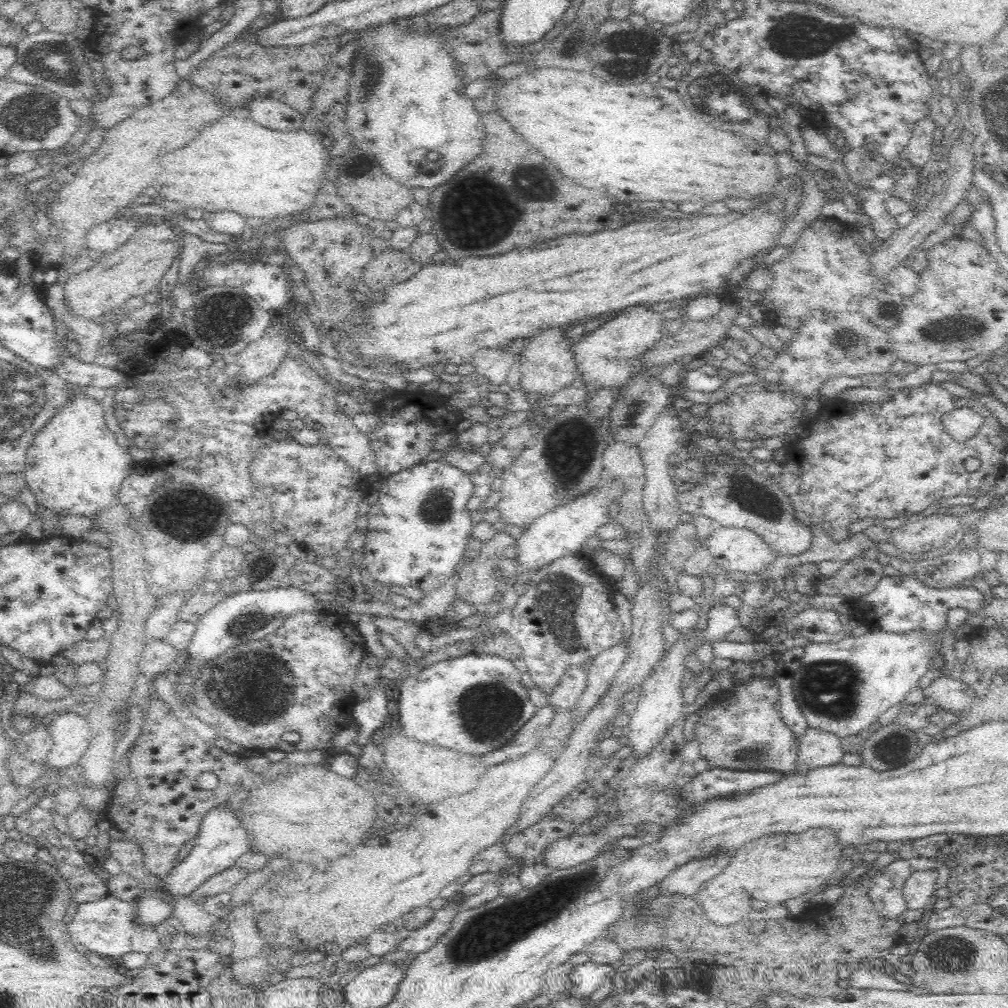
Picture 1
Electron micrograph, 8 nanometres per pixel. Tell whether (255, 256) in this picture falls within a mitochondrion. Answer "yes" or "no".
no

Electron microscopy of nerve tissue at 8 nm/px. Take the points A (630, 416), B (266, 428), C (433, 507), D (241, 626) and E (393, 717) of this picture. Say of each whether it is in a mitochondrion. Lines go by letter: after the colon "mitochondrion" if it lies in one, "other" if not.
A: mitochondrion
B: other
C: mitochondrion
D: mitochondrion
E: other

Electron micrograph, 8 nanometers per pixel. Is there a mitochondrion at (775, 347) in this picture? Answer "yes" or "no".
no

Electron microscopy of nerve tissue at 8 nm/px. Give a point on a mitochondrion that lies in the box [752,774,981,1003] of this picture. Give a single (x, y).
(958, 955)

